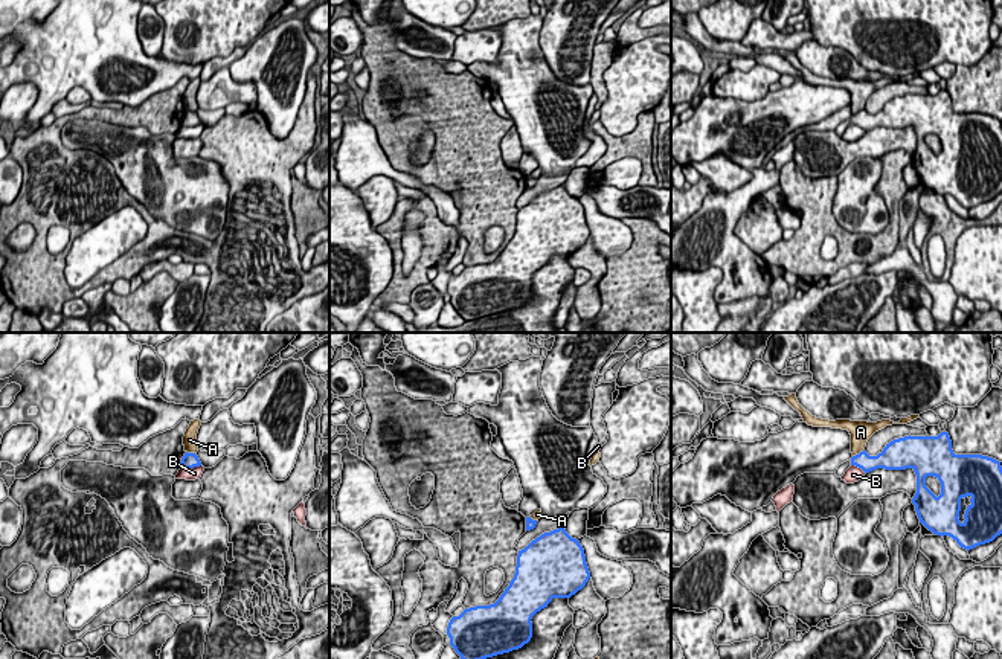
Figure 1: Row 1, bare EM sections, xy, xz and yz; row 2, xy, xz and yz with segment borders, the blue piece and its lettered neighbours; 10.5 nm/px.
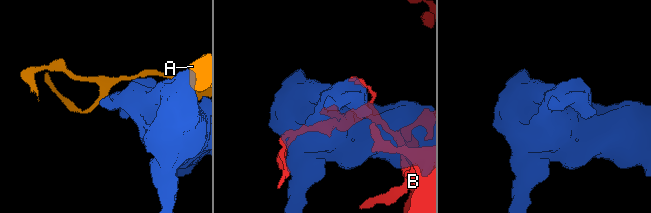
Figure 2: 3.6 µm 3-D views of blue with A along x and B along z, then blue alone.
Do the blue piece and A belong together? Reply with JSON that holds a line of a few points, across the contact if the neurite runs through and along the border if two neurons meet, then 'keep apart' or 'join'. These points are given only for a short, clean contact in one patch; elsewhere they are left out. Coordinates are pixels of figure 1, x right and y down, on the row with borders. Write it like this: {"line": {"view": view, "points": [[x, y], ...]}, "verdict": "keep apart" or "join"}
{"line": {"view": "yz", "points": [[863, 449], [853, 456]]}, "verdict": "keep apart"}

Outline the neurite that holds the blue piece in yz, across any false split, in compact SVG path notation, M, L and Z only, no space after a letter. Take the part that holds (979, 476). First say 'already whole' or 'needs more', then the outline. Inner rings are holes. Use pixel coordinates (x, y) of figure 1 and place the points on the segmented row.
already whole | M947 432L894 439L877 456L869 456L865 450L853 456L851 465L865 473L912 468L917 474L912 503L920 523L936 535L952 537L967 551L1002 534L1000 462L982 455L955 455ZM927 476L939 481L938 497L926 487ZM967 496L971 503L961 523L961 499Z

